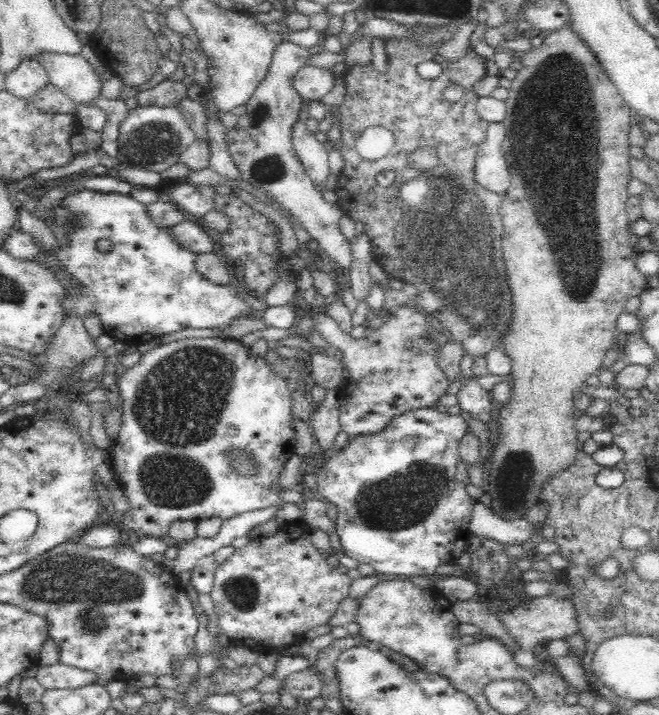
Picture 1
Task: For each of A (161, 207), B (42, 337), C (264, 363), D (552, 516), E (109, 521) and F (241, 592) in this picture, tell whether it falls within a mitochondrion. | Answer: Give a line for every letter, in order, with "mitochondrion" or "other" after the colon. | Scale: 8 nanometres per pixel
A: other
B: other
C: other
D: other
E: other
F: mitochondrion

